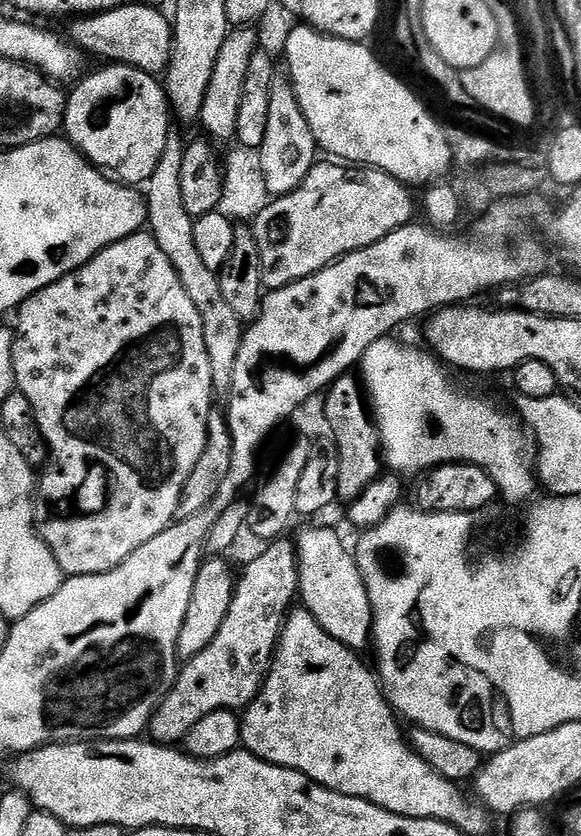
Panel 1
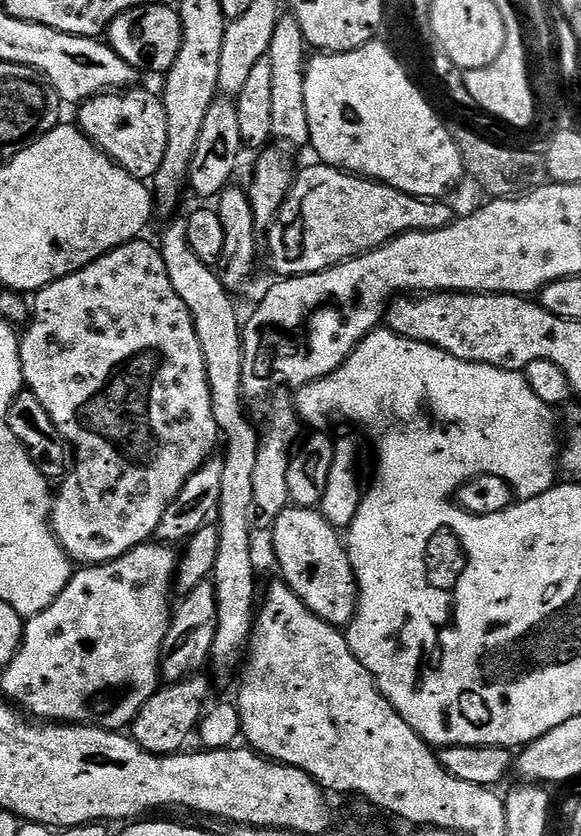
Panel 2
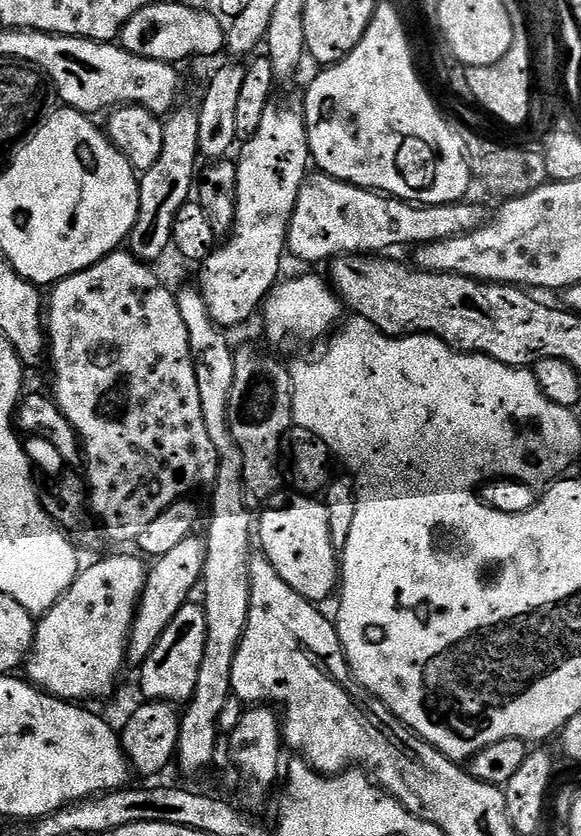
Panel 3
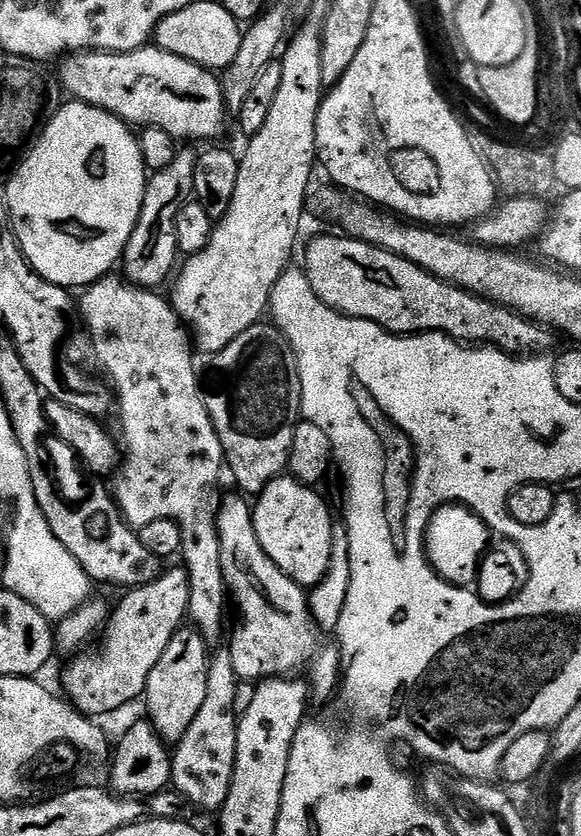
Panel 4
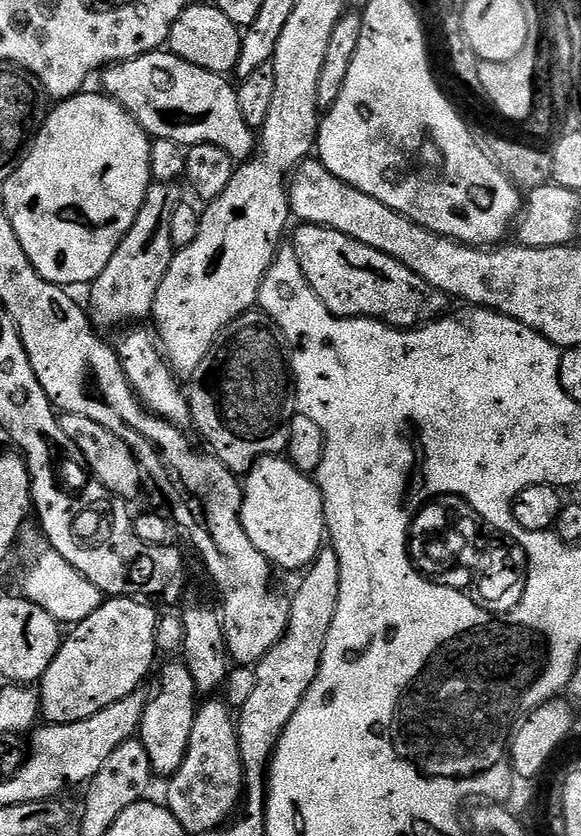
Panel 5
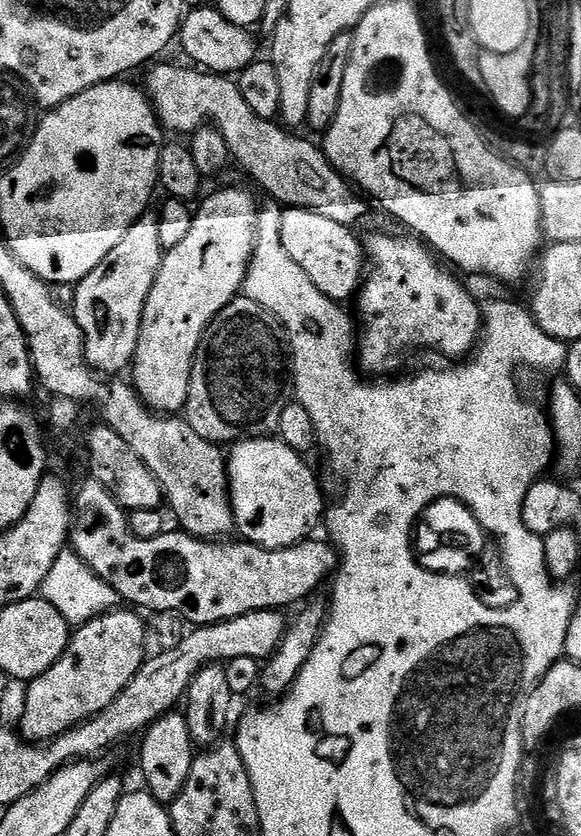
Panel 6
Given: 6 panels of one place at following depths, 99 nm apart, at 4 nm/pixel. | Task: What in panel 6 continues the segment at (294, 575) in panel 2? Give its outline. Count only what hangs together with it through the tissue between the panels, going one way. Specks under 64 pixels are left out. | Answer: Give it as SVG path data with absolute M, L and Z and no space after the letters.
M260 436L257 440L242 440L230 448L227 457L228 494L232 497L232 518L235 527L240 528L239 535L247 543L257 544L263 548L289 548L301 544L313 535L312 527L321 523L326 512L324 496L312 468L301 453L290 450L279 438Z

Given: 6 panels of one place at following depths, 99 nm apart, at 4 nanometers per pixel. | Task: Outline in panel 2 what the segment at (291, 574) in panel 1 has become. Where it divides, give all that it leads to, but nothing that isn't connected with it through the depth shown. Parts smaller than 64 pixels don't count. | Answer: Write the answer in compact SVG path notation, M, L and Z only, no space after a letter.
M193 674L184 680L165 683L142 706L139 714L132 719L130 735L136 745L155 756L170 756L185 747L188 735L197 731L201 717L204 716L208 700L208 680L204 674Z

